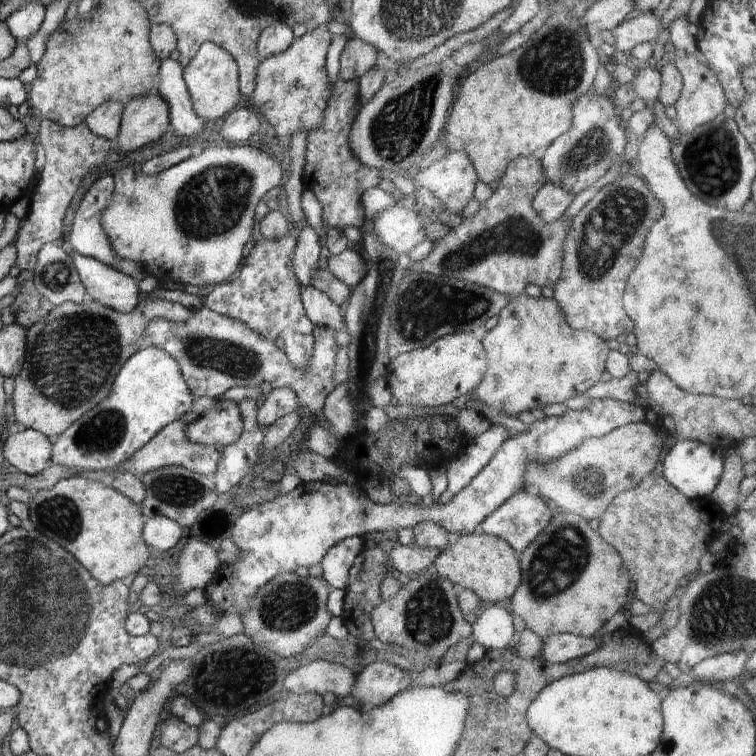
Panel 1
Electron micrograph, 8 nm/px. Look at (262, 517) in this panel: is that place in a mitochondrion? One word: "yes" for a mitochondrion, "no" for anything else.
no

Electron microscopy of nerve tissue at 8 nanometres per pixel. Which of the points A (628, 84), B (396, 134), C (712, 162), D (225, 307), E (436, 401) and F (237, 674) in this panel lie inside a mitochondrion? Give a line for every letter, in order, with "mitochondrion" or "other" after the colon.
A: other
B: mitochondrion
C: mitochondrion
D: other
E: other
F: mitochondrion

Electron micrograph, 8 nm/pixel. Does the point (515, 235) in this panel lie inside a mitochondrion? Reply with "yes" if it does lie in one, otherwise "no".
yes

